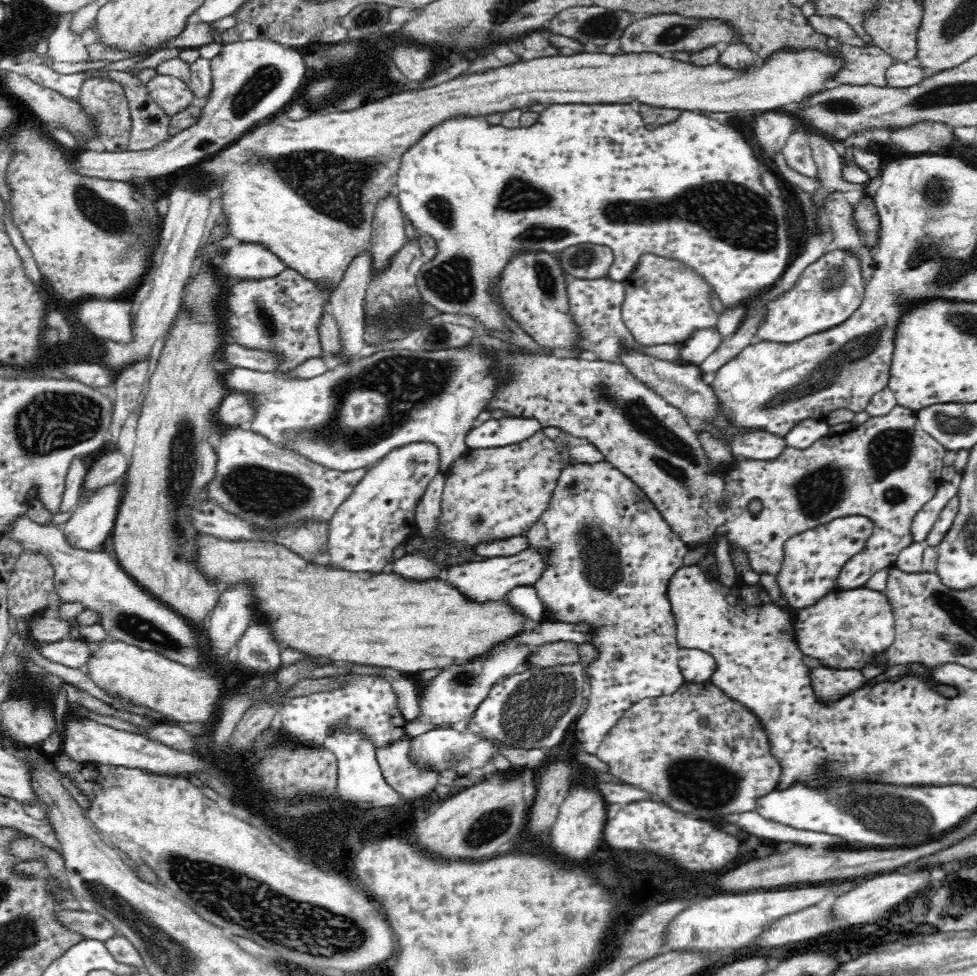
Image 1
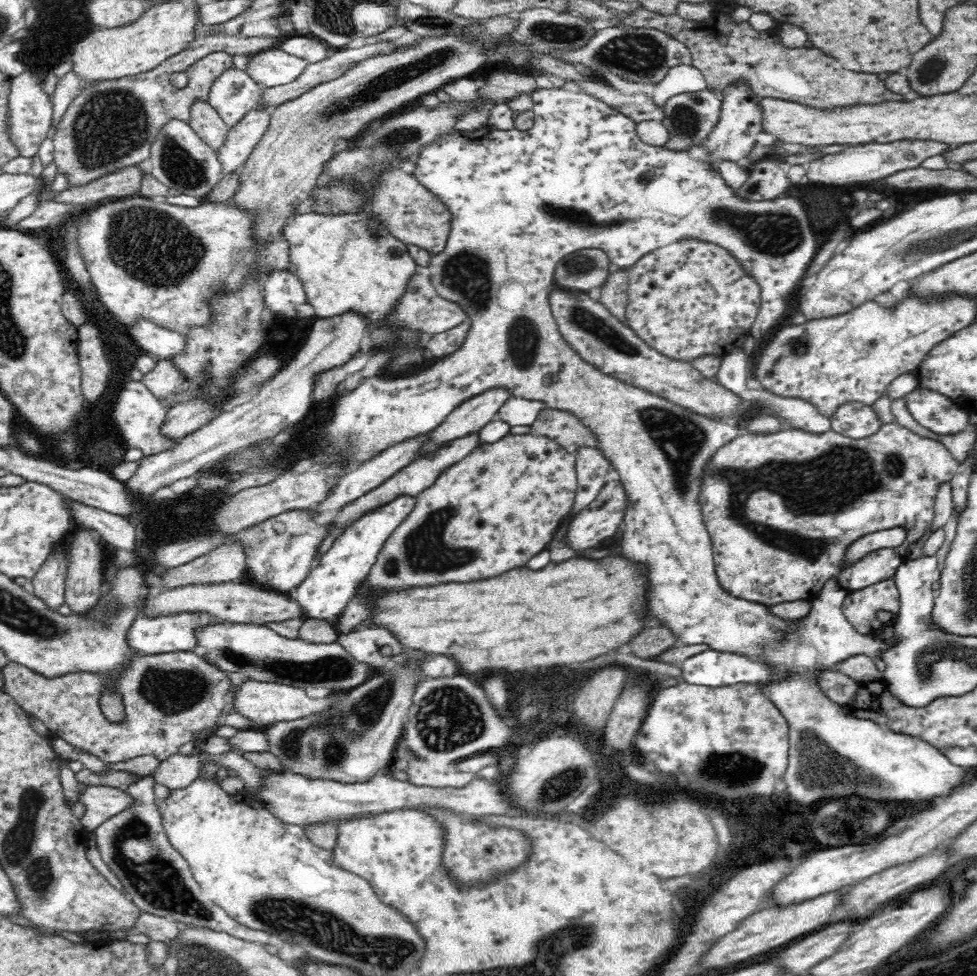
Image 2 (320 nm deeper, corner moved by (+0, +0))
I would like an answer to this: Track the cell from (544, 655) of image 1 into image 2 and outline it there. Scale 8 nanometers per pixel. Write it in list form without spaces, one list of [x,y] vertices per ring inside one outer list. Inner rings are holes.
[[[664,626],[644,627],[632,640],[628,643],[630,654],[638,656],[638,658],[650,659],[659,656],[663,652],[680,647],[681,643],[674,640],[673,633],[670,633]]]

